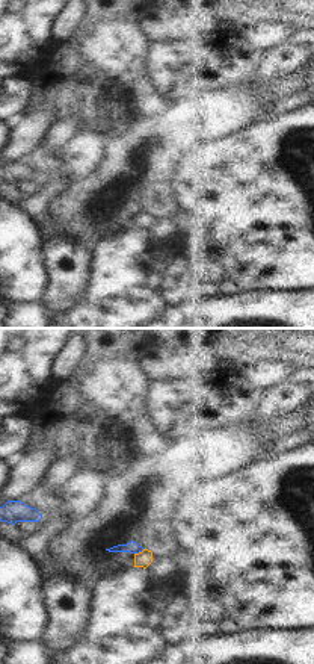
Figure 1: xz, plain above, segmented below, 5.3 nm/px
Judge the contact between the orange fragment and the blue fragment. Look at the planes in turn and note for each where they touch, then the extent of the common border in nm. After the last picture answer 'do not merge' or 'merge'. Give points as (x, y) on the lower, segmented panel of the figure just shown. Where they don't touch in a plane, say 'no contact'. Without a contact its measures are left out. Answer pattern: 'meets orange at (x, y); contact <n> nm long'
meets orange at (139, 552); contact 60 nm long

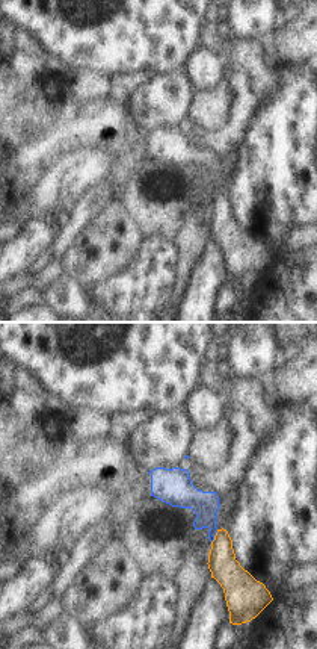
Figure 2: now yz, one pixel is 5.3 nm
meets orange at (215, 536); contact 80 nm long

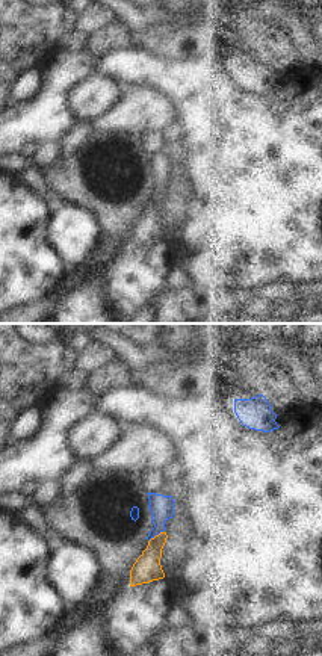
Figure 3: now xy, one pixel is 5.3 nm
meets orange at (156, 535); contact 100 nm long

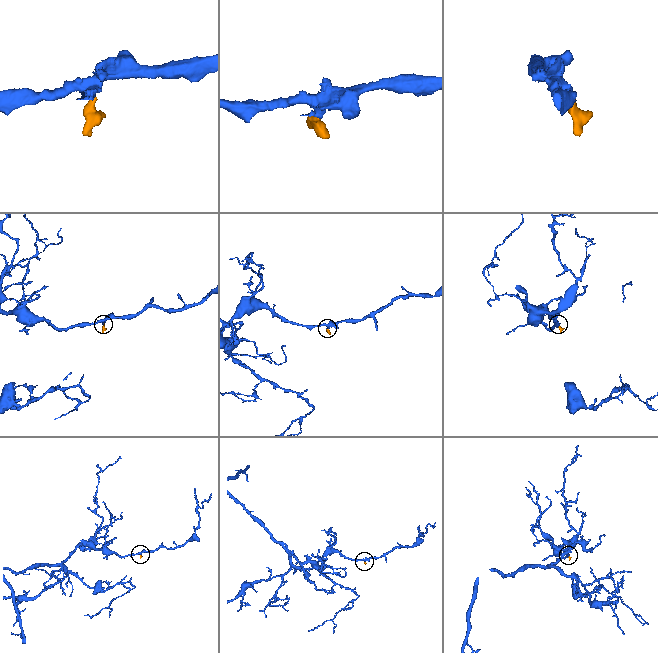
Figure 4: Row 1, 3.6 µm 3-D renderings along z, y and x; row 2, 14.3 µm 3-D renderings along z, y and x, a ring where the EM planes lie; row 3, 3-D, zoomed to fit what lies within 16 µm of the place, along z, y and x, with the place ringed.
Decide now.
merge

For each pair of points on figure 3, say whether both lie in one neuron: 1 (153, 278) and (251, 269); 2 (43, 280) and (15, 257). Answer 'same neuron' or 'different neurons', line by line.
1: different neurons
2: same neuron

